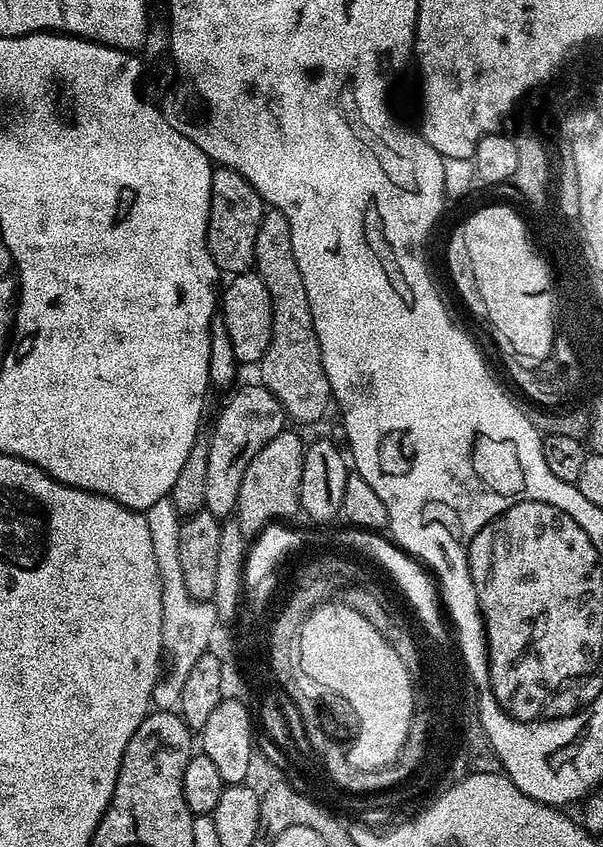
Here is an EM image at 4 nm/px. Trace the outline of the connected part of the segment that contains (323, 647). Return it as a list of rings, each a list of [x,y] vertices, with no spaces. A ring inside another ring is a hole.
[[[325,602],[314,609],[299,628],[298,639],[304,643],[304,668],[308,668],[316,680],[324,680],[324,684],[332,684],[336,692],[344,692],[345,698],[358,714],[357,730],[352,736],[352,747],[348,750],[349,761],[361,770],[378,770],[400,757],[408,732],[414,728],[412,679],[406,674],[402,658],[394,654],[390,642],[386,642],[386,638],[382,638],[382,634],[378,634],[378,630],[374,630],[374,626],[370,626],[362,614],[358,614],[358,610],[343,602],[332,603]]]

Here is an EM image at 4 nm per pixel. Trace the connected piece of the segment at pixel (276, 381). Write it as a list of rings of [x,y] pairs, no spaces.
[[[269,207],[258,226],[258,238],[254,242],[256,262],[254,271],[262,278],[266,290],[270,290],[272,303],[272,337],[266,354],[258,365],[259,383],[278,398],[284,408],[284,415],[289,421],[297,420],[300,424],[312,424],[333,403],[332,387],[326,378],[326,370],[322,366],[322,350],[318,342],[318,334],[314,330],[314,322],[310,314],[310,298],[306,298],[306,286],[302,282],[302,274],[298,270],[298,262],[294,262],[294,246],[290,242],[290,222],[286,222],[286,214]]]

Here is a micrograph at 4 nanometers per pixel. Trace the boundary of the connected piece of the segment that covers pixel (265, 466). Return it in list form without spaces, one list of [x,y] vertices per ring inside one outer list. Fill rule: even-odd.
[[[285,430],[274,438],[270,438],[270,442],[266,442],[266,446],[262,446],[262,450],[258,450],[258,454],[254,454],[250,466],[246,466],[242,487],[238,489],[238,502],[234,513],[234,519],[238,522],[244,537],[255,538],[269,524],[288,522],[292,520],[291,516],[299,517],[301,515],[300,487],[302,486],[302,462],[304,461],[305,447],[305,441],[300,441],[298,433]]]

